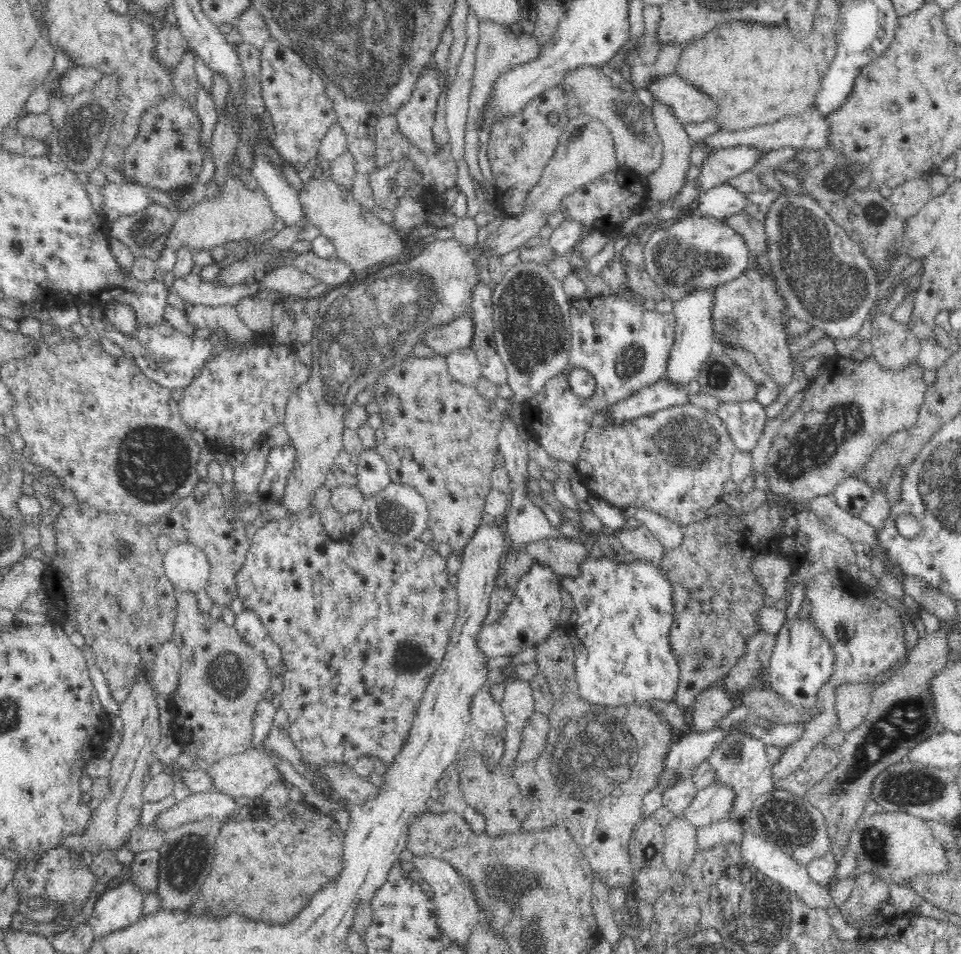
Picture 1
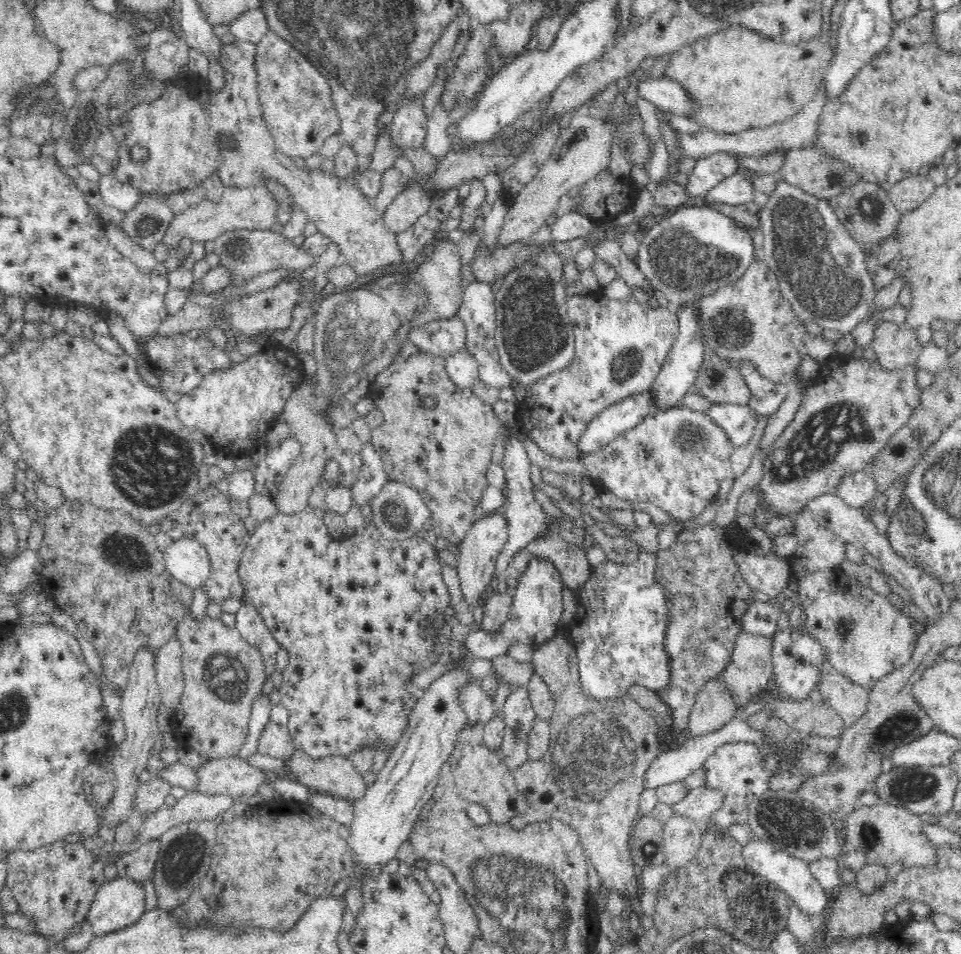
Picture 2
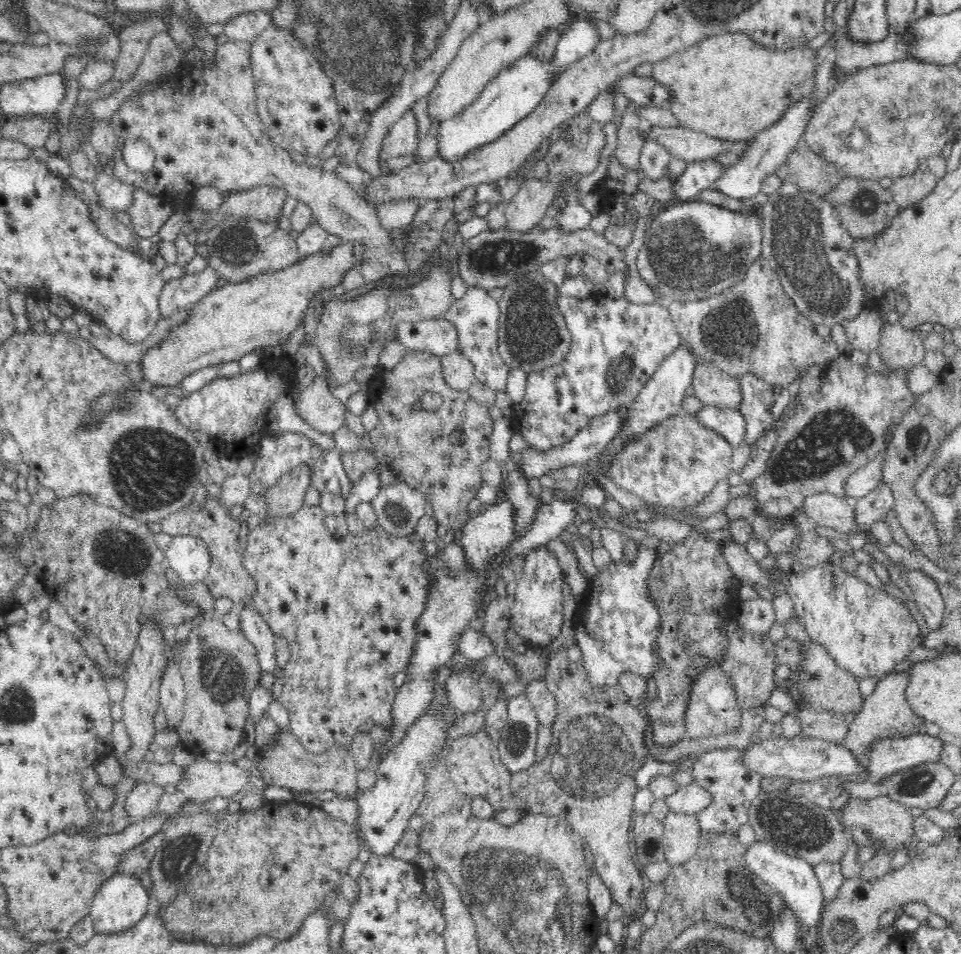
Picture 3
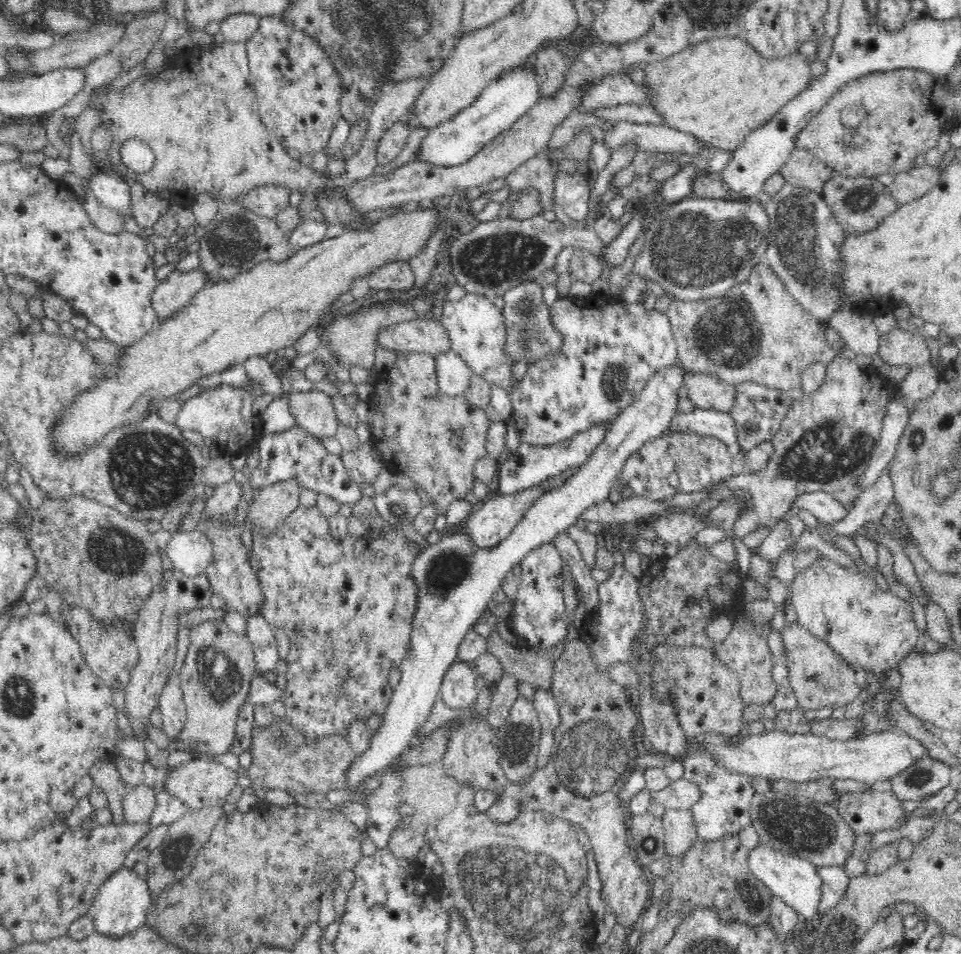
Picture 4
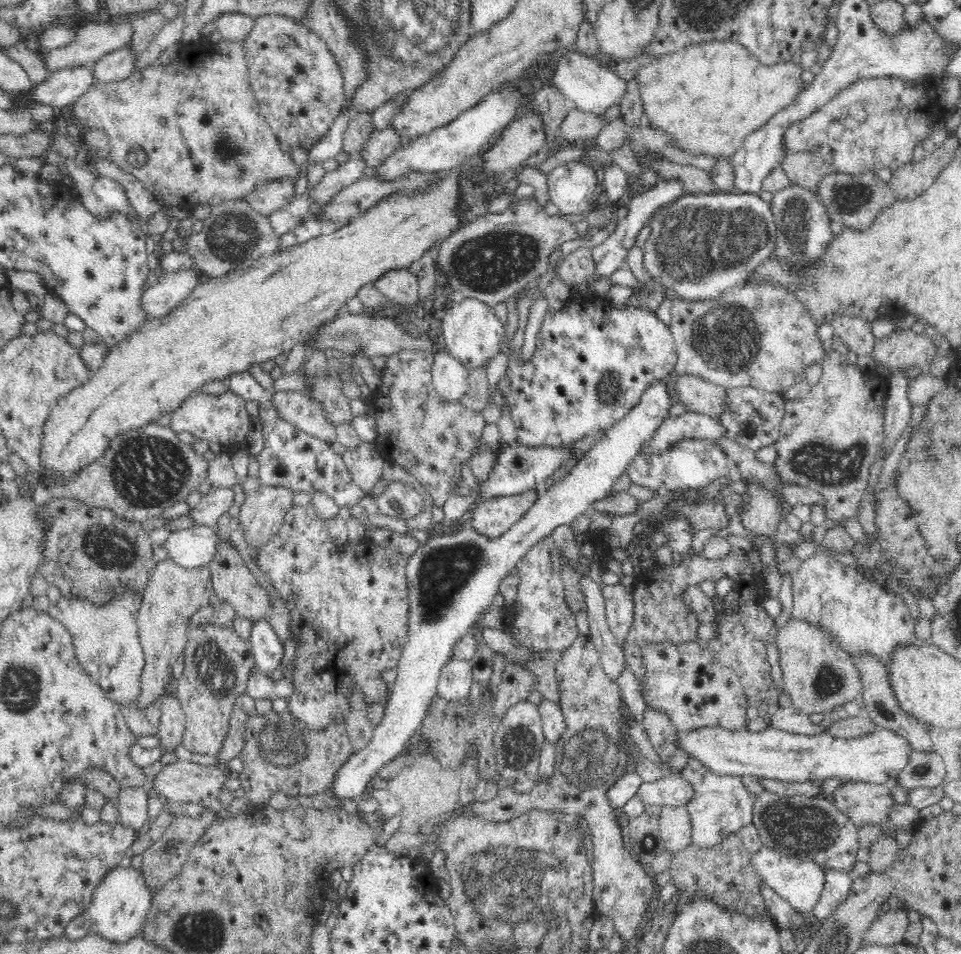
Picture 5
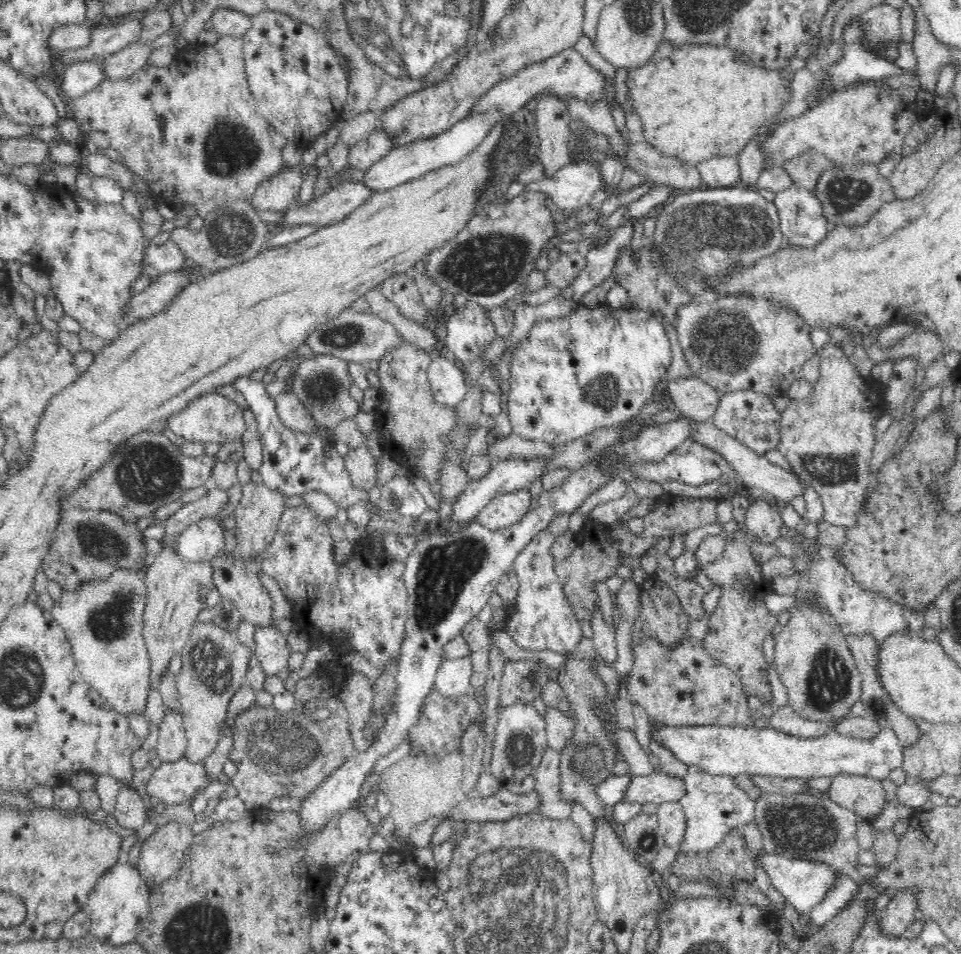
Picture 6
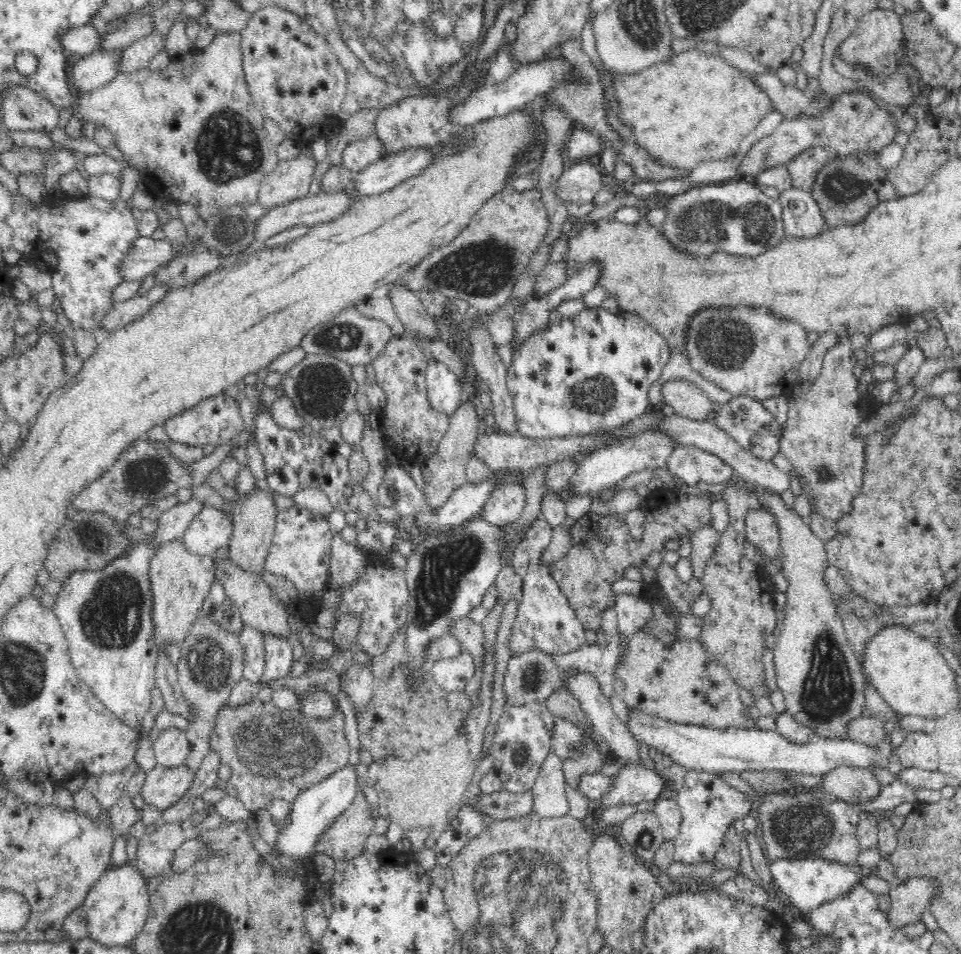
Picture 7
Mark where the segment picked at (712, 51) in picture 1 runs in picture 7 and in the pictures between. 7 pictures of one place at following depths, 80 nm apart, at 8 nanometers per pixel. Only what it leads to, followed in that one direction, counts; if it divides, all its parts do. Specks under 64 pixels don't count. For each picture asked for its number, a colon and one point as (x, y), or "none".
2: (739, 79)
3: (716, 85)
4: (719, 90)
5: (708, 97)
6: (701, 102)
7: (695, 107)

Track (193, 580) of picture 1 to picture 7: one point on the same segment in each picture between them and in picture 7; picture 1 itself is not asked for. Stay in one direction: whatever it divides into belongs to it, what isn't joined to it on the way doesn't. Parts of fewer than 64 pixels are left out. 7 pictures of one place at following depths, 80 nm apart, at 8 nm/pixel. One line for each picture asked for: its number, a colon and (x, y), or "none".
2: (185, 559)
3: (187, 555)
4: (191, 552)
5: (193, 547)
6: (202, 540)
7: (210, 530)

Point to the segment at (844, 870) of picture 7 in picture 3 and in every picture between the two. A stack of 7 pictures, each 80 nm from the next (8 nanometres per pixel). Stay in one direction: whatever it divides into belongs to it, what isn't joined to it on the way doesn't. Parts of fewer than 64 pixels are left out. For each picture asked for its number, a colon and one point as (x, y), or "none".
3: (794, 880)
4: (795, 880)
5: (799, 881)
6: (803, 884)

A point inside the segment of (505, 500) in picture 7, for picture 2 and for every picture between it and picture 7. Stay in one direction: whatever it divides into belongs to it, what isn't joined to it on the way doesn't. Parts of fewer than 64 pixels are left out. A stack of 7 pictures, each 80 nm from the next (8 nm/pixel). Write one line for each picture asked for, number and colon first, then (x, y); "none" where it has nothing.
2: (486, 538)
3: (487, 533)
4: (488, 524)
5: (492, 517)
6: (504, 510)

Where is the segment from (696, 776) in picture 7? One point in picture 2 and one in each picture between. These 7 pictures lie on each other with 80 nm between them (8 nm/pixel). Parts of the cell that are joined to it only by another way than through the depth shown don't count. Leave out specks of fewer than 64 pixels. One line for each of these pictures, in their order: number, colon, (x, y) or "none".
2: (738, 769)
3: (733, 786)
4: (723, 809)
5: (721, 805)
6: (714, 805)

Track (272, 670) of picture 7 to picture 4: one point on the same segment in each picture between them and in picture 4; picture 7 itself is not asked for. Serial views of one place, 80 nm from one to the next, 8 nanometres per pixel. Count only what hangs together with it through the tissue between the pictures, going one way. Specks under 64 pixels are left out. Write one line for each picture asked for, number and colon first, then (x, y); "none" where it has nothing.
4: (259, 632)
5: (265, 646)
6: (271, 648)

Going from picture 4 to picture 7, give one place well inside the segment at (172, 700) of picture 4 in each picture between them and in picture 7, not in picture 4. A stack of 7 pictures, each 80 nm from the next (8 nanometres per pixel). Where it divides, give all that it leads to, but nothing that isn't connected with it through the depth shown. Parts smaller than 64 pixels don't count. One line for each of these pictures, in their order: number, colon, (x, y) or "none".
5: (172, 726)
6: (172, 743)
7: (171, 748)

